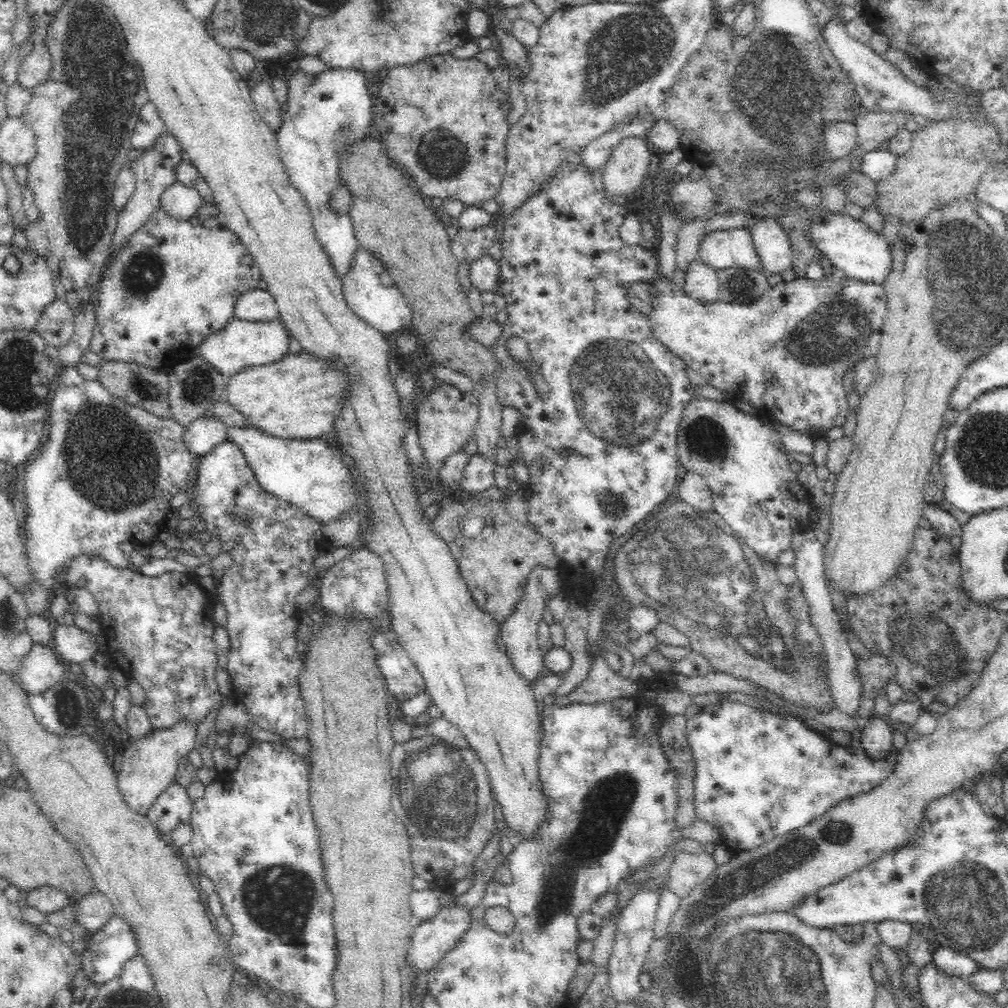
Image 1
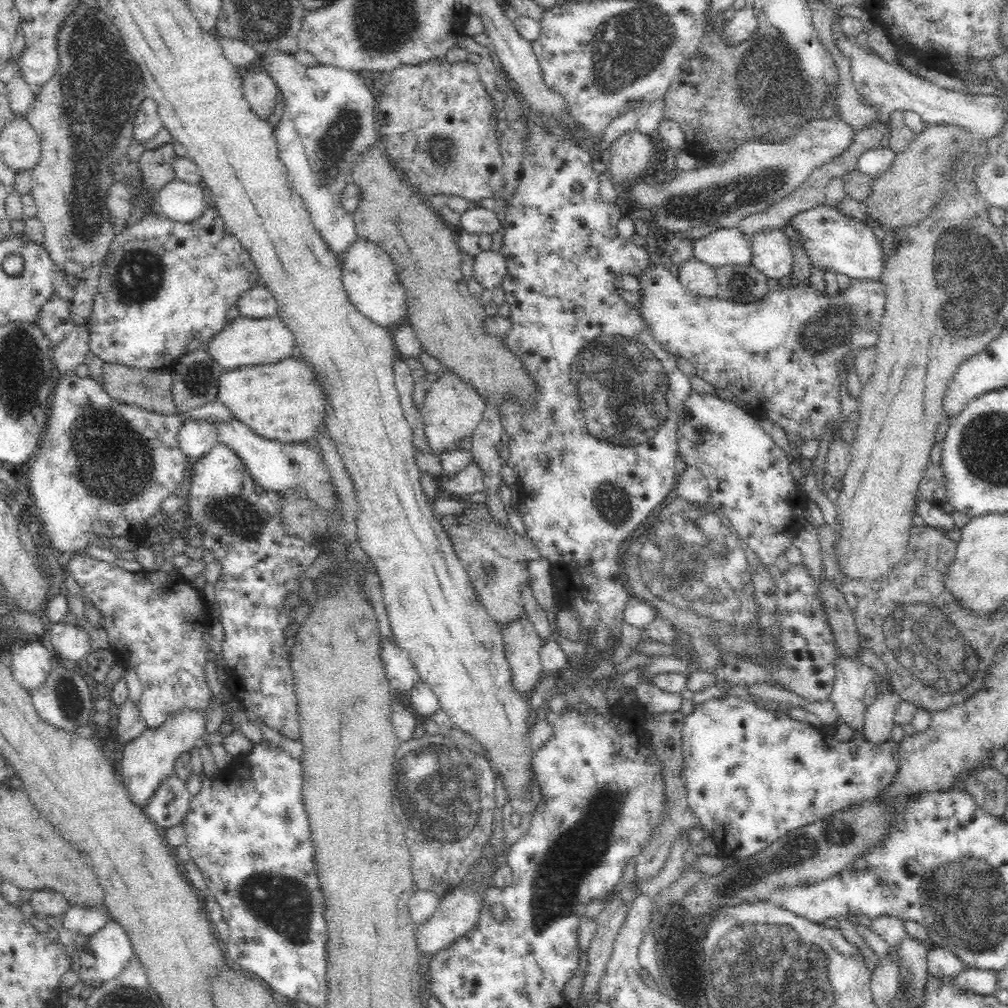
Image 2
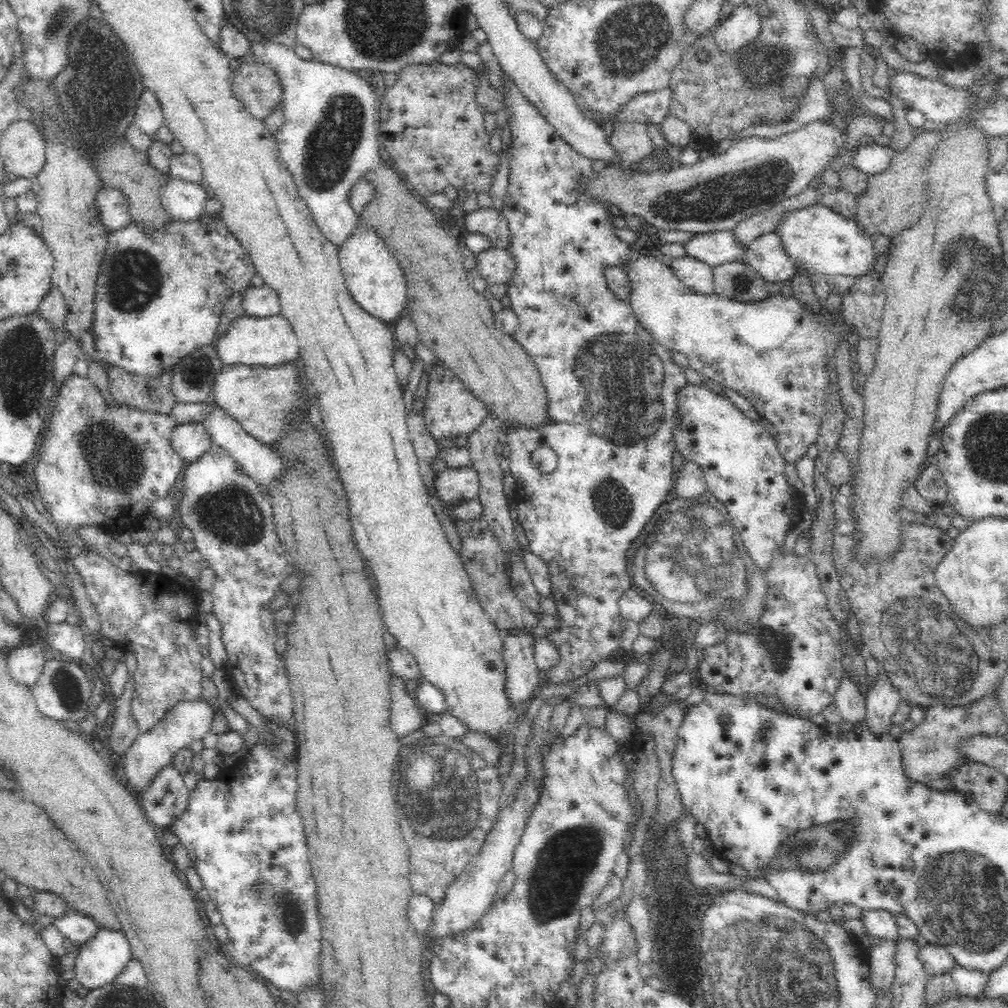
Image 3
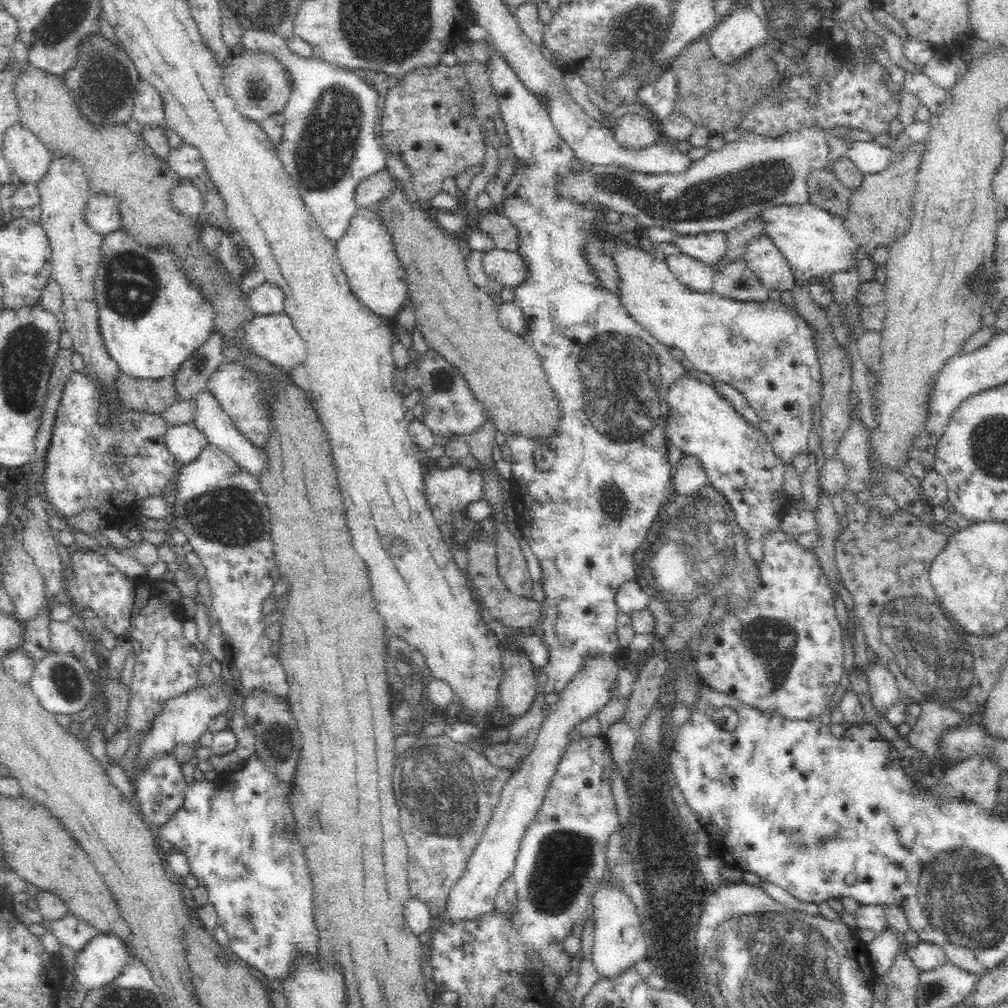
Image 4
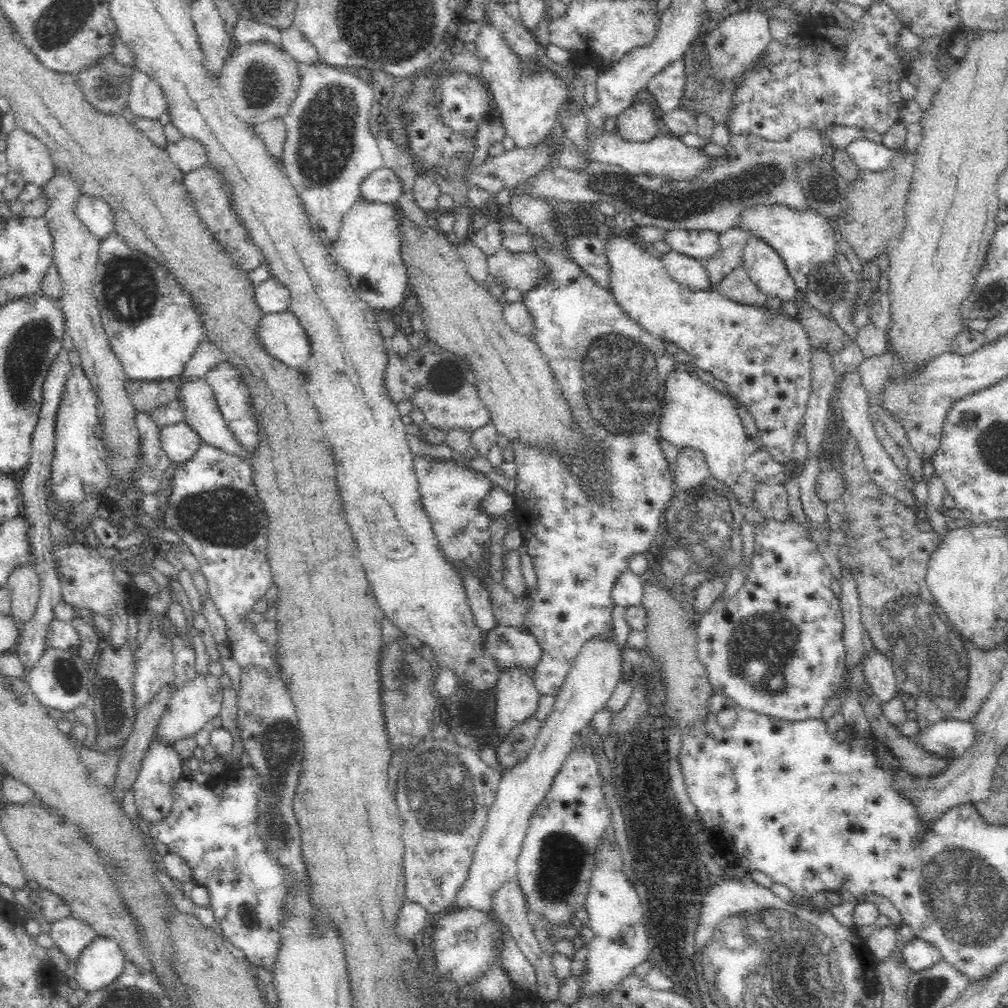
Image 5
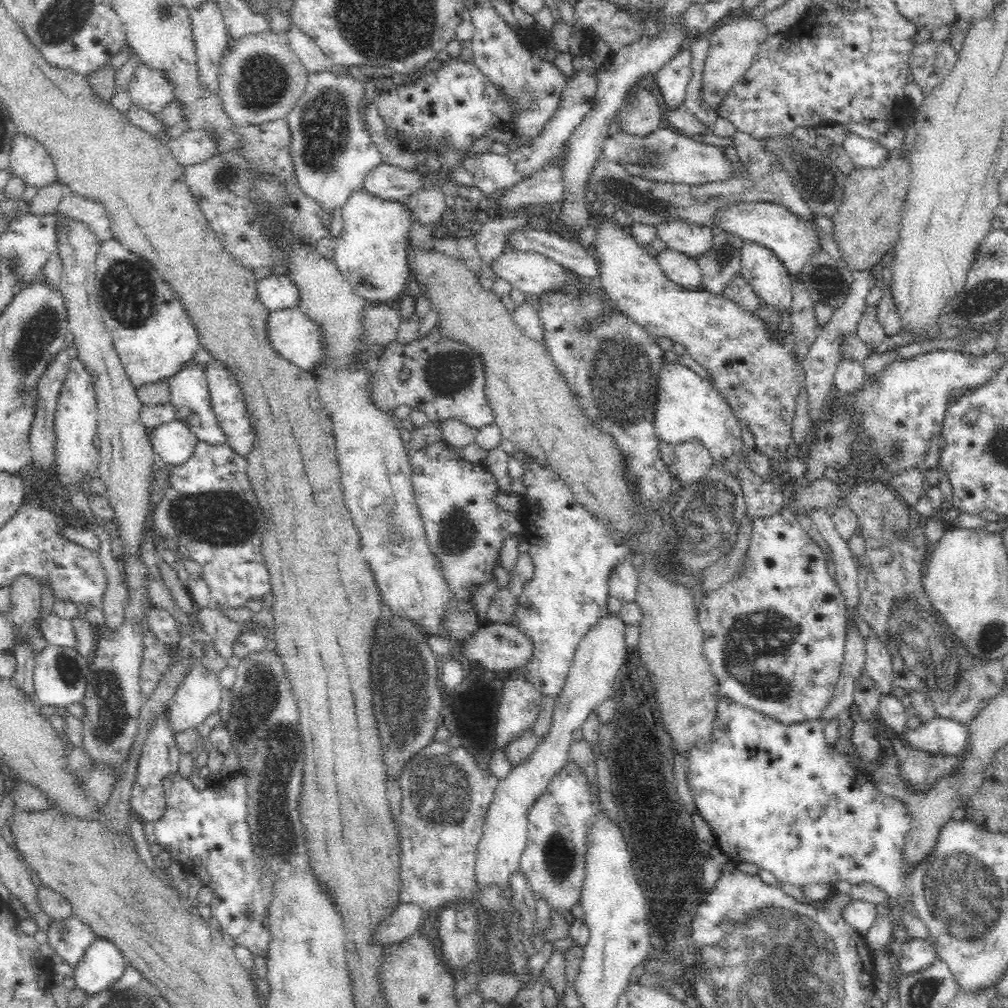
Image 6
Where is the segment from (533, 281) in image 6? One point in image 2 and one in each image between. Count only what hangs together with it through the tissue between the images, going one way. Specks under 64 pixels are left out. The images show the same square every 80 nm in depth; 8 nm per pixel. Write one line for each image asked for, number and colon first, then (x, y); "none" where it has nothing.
2: (490, 268)
3: (498, 266)
4: (509, 268)
5: (525, 271)

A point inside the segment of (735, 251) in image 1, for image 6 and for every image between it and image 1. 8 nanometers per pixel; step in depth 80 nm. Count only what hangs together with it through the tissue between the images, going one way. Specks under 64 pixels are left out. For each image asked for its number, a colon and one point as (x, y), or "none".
2: (729, 246)
3: (715, 248)
4: (708, 247)
5: (699, 244)
6: (689, 238)

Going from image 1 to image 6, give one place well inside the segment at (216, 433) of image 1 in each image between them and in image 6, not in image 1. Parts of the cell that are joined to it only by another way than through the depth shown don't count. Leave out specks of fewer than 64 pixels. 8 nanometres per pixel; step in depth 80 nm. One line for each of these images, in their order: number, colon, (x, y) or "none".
2: (195, 438)
3: (189, 441)
4: (184, 442)
5: (178, 442)
6: (173, 443)

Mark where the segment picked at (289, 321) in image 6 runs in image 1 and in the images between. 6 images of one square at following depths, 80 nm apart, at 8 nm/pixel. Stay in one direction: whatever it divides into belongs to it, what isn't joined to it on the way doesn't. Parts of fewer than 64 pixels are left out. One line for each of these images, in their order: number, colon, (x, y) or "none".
1: (239, 344)
2: (244, 341)
3: (270, 341)
4: (273, 336)
5: (283, 335)

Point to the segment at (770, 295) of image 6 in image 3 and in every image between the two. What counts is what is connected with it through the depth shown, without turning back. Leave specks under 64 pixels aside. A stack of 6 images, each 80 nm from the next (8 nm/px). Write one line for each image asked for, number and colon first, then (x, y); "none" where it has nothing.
3: (764, 254)
4: (763, 258)
5: (766, 269)

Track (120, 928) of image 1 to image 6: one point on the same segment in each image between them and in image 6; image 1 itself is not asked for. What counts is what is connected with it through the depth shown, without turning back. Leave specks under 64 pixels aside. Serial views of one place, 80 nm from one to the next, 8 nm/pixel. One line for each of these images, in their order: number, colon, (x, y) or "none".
2: (106, 954)
3: (99, 961)
4: (101, 961)
5: (101, 963)
6: (102, 965)

